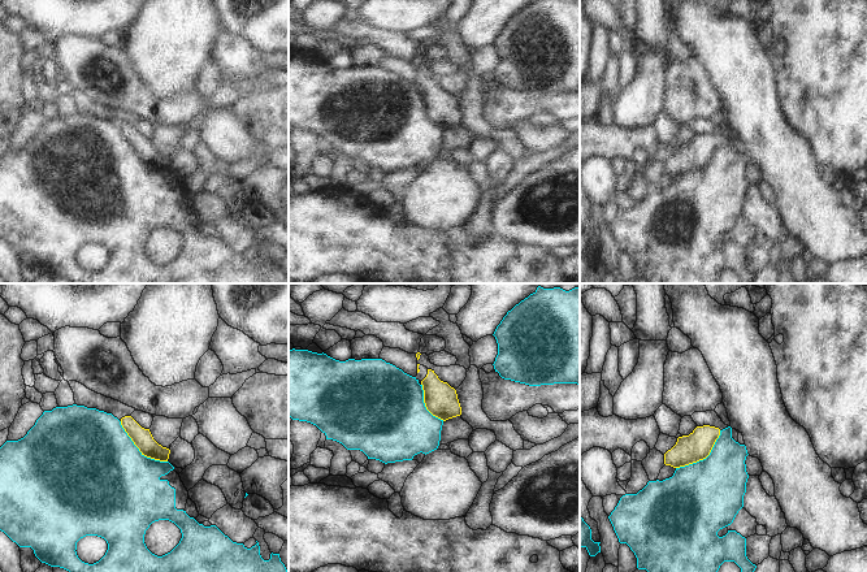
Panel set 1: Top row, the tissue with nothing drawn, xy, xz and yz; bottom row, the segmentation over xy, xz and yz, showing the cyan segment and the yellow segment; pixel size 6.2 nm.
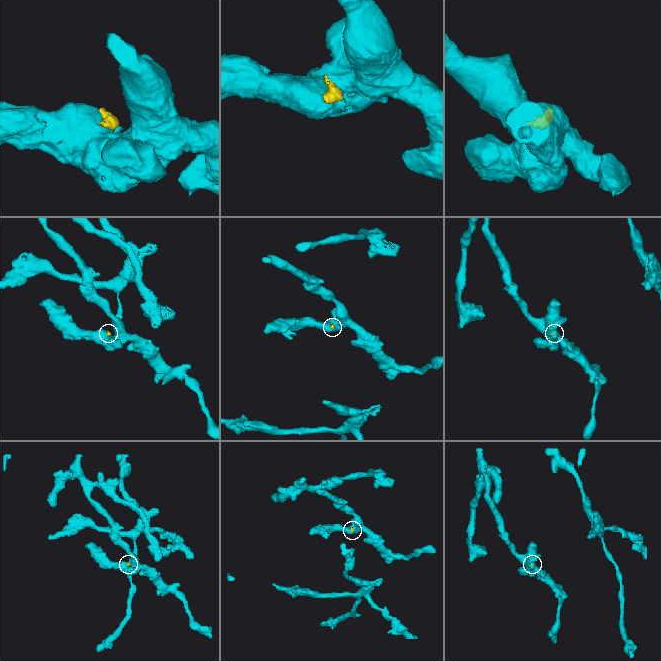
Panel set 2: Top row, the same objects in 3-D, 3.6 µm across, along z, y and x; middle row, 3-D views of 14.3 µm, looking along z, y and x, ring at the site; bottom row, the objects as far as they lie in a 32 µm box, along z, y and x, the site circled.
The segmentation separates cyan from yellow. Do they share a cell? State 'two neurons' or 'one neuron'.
two neurons

